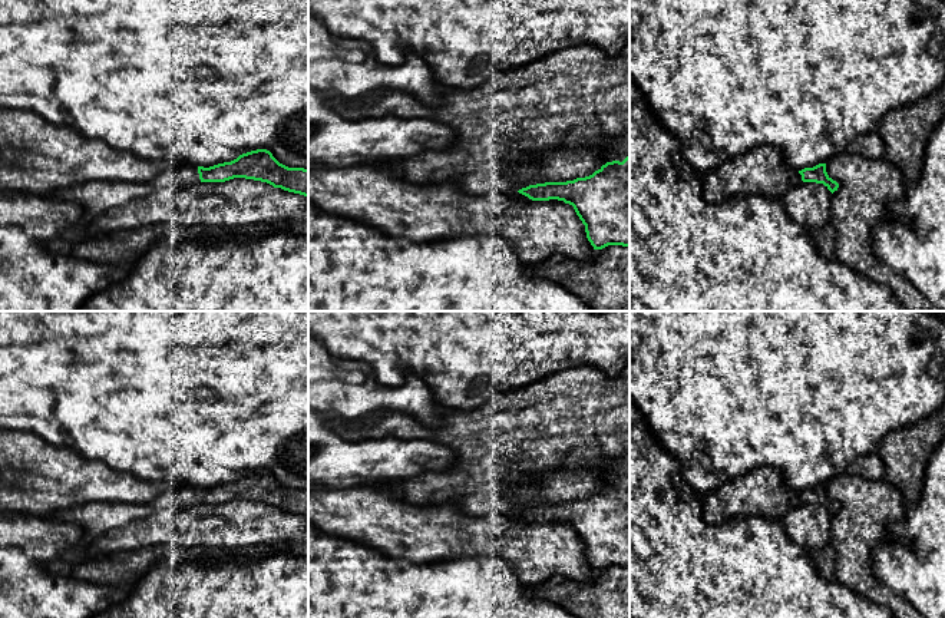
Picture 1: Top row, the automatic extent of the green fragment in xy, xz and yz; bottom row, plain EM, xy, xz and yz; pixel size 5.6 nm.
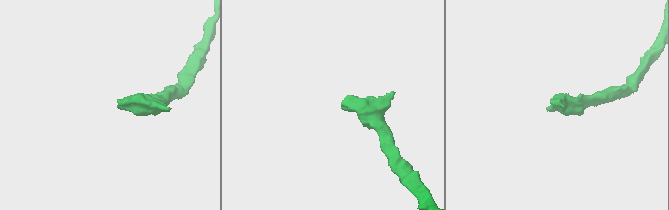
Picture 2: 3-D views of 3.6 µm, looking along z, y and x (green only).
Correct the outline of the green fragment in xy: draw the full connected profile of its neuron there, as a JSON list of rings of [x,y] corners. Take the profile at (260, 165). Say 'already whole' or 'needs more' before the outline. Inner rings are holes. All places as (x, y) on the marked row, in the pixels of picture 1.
needs more; [[[257,149],[242,153],[231,162],[209,168],[181,165],[148,182],[92,181],[60,189],[47,198],[76,202],[90,219],[165,188],[182,188],[198,182],[225,182],[234,178],[261,181],[274,188],[308,196],[308,169],[288,168],[280,163],[270,151]]]

